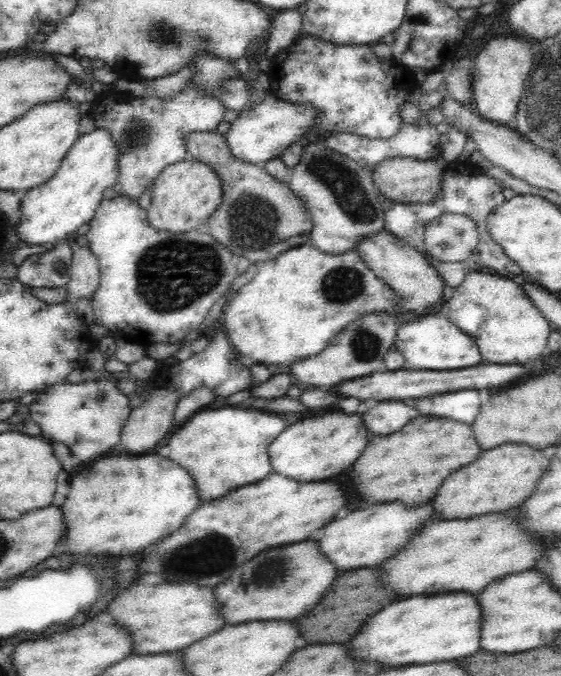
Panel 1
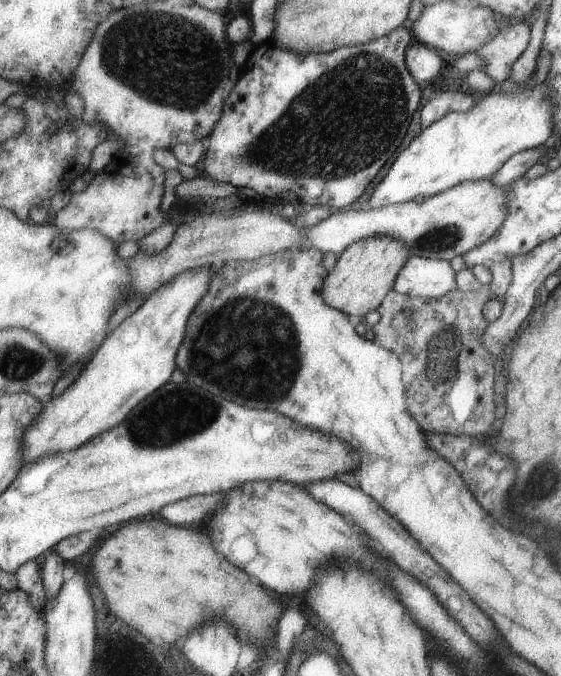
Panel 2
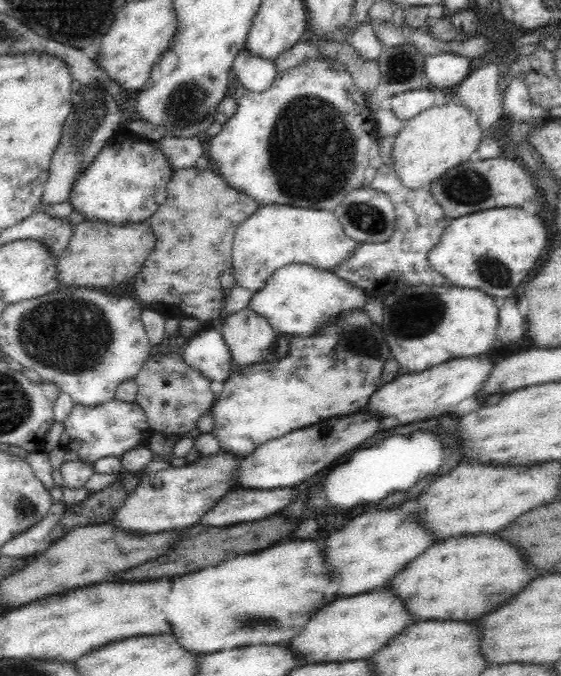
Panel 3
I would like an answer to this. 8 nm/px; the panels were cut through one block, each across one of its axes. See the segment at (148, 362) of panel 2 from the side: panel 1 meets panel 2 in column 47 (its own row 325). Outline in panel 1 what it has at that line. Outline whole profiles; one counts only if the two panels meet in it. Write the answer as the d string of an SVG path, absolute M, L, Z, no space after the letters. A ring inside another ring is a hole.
M446 313L415 317L402 324L395 332L395 346L406 358L406 370L448 370L448 368L468 368L480 363L481 356L475 340L450 322Z

